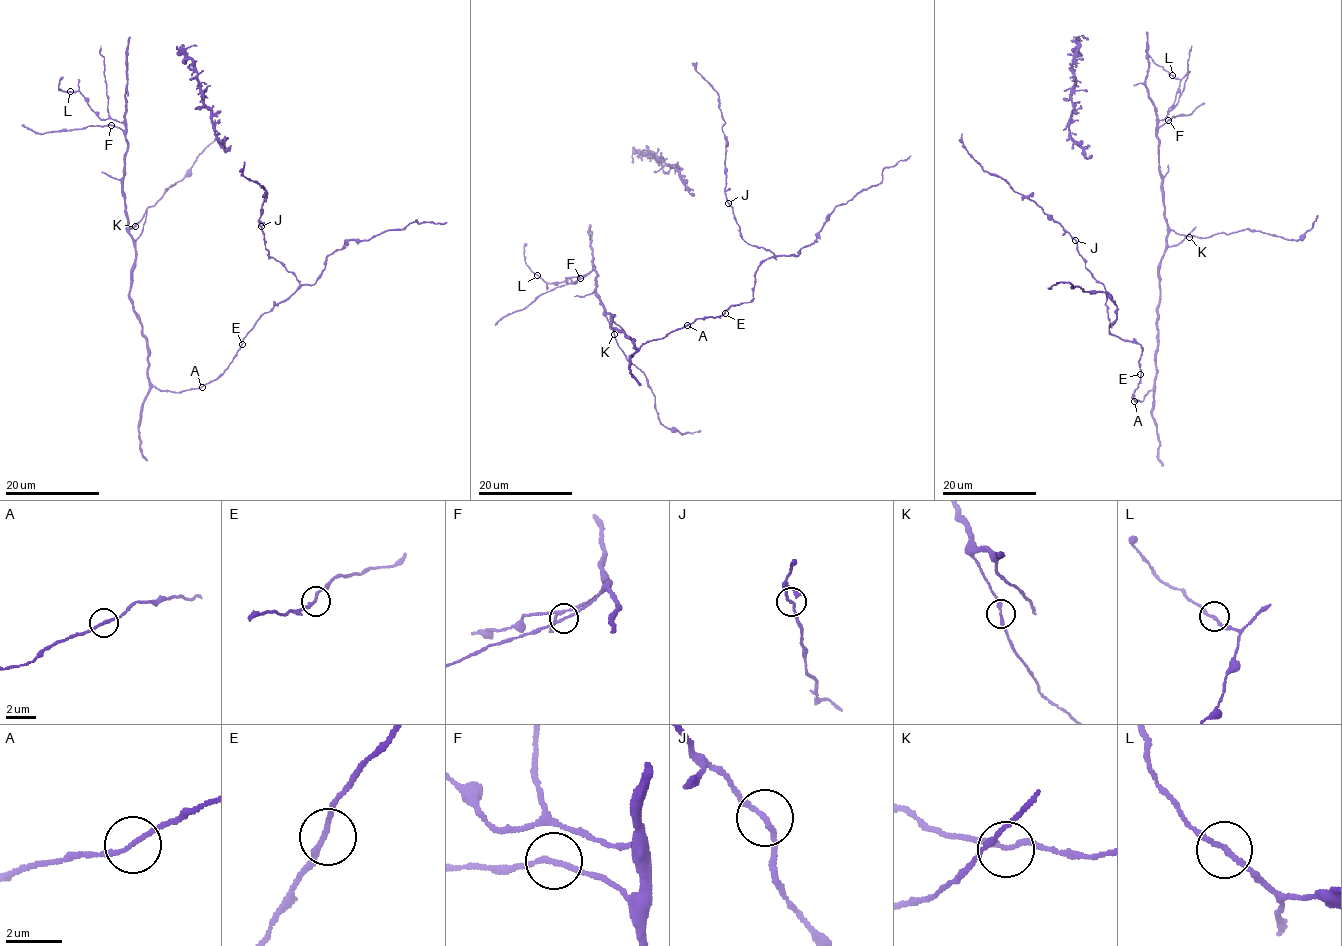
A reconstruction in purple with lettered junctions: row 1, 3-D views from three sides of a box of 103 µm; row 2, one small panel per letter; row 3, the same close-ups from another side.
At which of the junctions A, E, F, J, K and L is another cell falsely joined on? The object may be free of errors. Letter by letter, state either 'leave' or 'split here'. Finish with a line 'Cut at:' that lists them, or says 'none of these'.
A: leave
E: leave
F: leave
J: leave
K: leave
L: leave
Cut at: none of these

